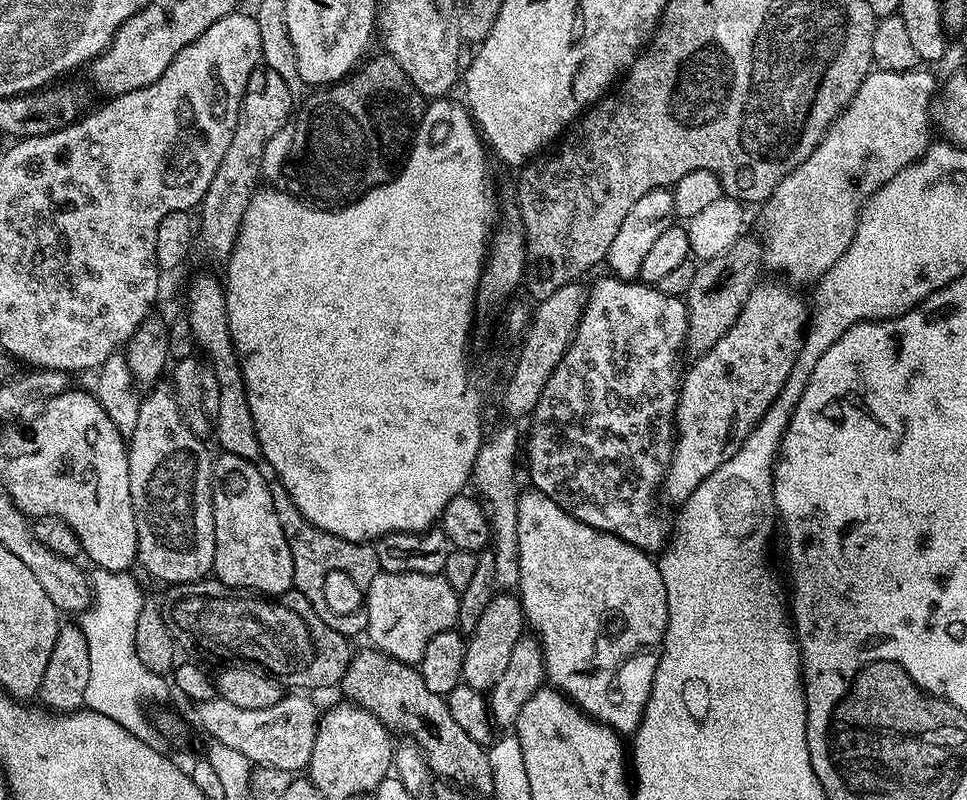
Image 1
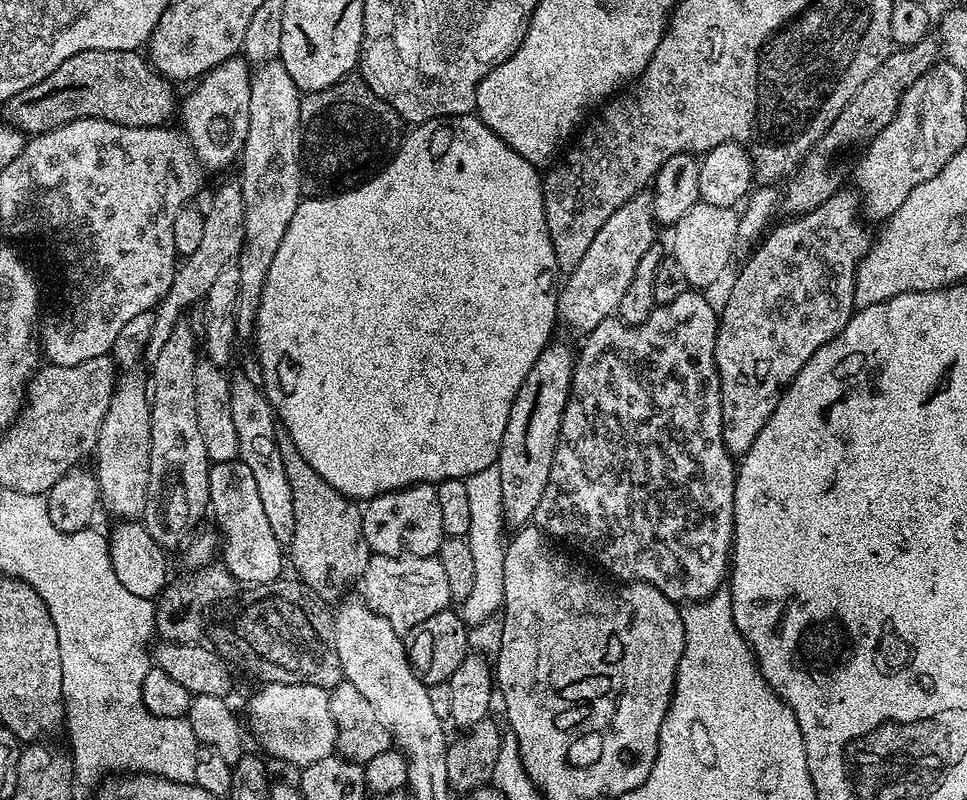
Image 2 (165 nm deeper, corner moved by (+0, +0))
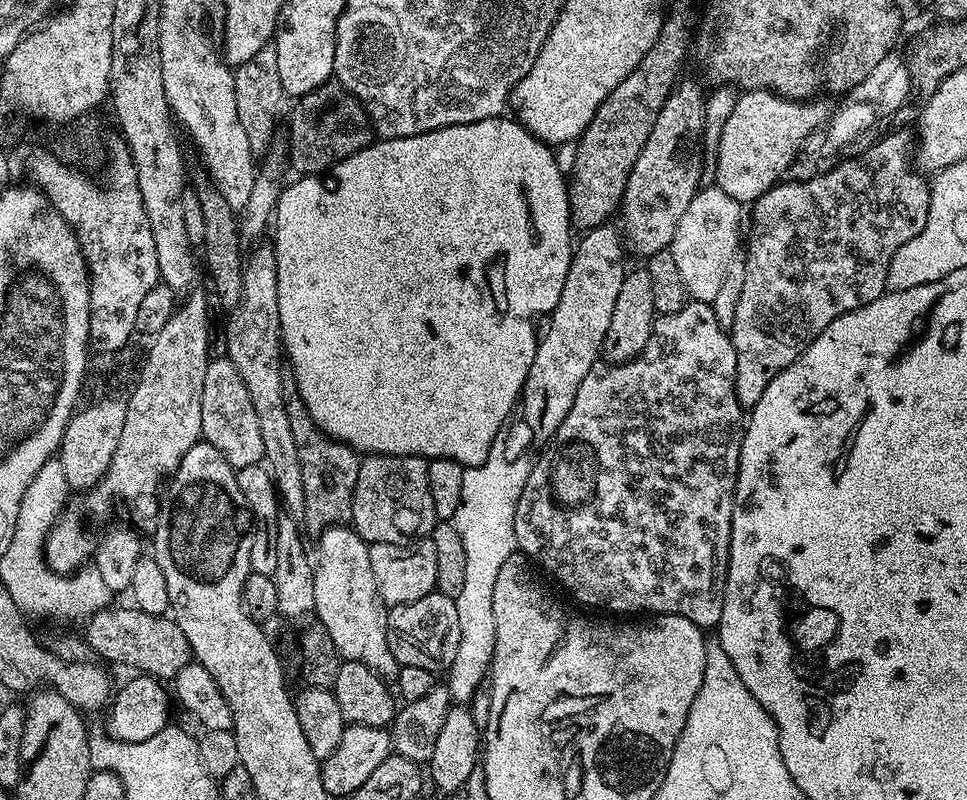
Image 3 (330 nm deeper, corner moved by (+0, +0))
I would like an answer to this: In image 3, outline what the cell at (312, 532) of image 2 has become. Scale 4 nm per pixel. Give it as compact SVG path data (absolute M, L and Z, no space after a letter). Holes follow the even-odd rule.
M291 366L281 367L280 381L282 402L286 402L286 415L290 418L290 431L294 433L294 442L300 447L302 490L306 490L303 523L308 523L313 534L347 525L352 519L354 486L358 482L361 457L350 445L326 435L314 422L314 418L310 418L310 410L306 410L302 394L298 392L298 378L294 376Z

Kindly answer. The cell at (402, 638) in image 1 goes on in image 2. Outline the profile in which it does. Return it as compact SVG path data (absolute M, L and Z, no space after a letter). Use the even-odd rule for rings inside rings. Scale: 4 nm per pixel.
M369 555L362 577L362 599L394 630L406 634L418 622L426 622L430 614L438 614L449 607L452 595L442 571L442 562L436 556L377 556Z

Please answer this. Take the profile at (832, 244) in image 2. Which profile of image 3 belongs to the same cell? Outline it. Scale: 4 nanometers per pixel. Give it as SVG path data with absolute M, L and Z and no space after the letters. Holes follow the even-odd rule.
M892 132L889 136L882 137L877 144L870 145L865 152L860 152L857 156L850 157L849 160L841 159L834 163L831 168L817 173L816 176L811 176L809 180L789 179L787 182L774 185L769 192L762 194L751 205L752 229L749 232L747 229L746 232L748 256L743 257L746 266L746 282L742 282L742 295L738 298L738 310L734 314L734 322L730 329L734 354L736 355L734 390L741 409L750 410L753 408L758 402L758 398L762 398L762 390L766 390L766 386L770 386L770 382L774 382L774 378L778 374L782 374L782 370L786 370L786 366L793 364L808 349L810 342L814 342L814 338L818 338L818 334L822 334L822 330L826 330L826 326L830 326L830 322L834 322L834 318L838 318L847 312L853 312L855 308L866 306L878 299L879 296L884 295L888 287L888 271L894 254L907 240L922 234L930 210L932 189L929 181L917 171L910 159L910 149L913 144L913 133L911 136L908 132Z

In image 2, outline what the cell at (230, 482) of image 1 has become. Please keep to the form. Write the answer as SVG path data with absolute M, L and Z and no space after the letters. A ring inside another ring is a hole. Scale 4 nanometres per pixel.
M239 458L209 467L208 503L211 515L212 512L216 515L215 527L222 541L222 562L232 577L244 586L268 584L272 580L281 579L283 572L280 571L284 564L286 568L285 549L278 538L274 538L274 530L270 527L258 498L258 485L254 483L250 469Z

